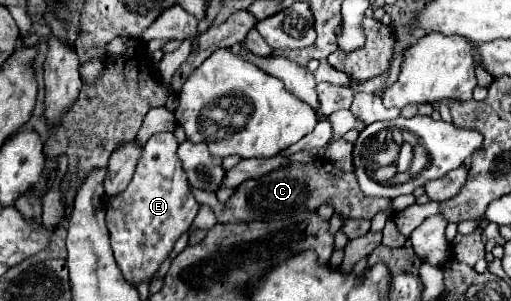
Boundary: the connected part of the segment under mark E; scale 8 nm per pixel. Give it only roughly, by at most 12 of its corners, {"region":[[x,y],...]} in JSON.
{"region":[[173,133],[151,135],[107,199],[123,277],[155,275],[201,207]]}

